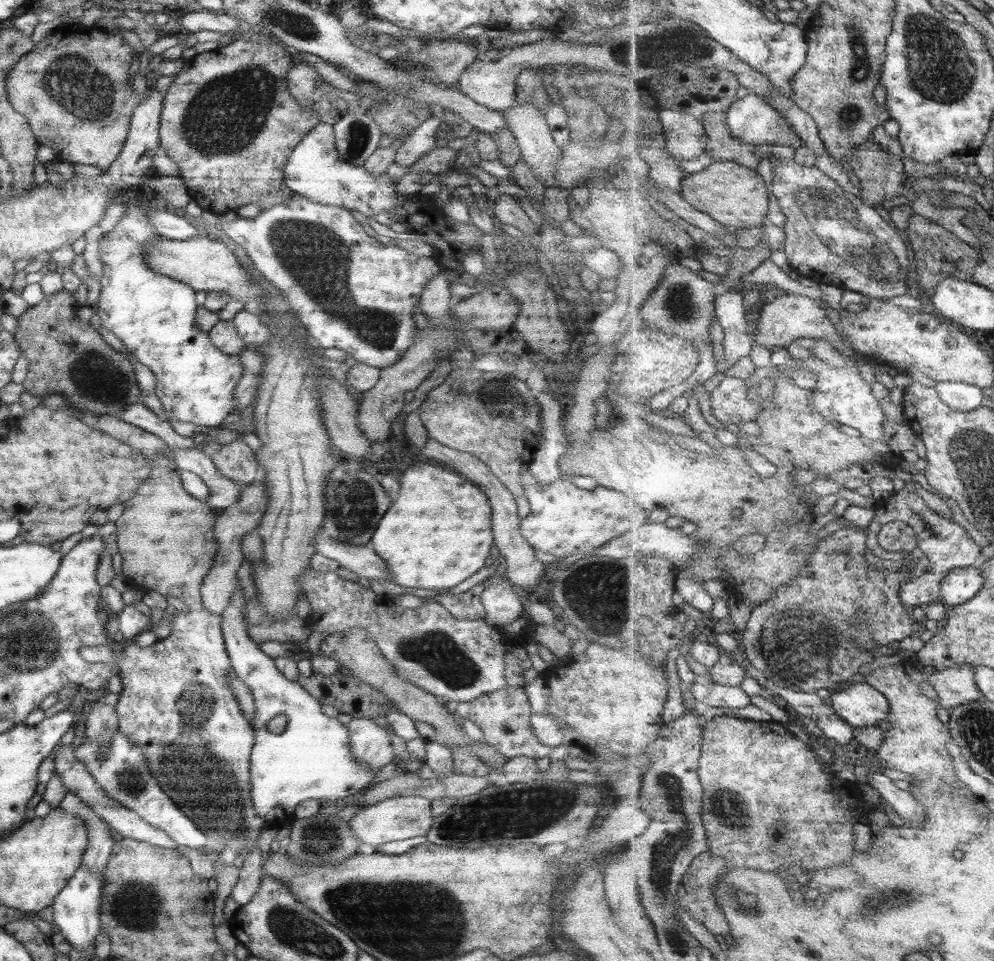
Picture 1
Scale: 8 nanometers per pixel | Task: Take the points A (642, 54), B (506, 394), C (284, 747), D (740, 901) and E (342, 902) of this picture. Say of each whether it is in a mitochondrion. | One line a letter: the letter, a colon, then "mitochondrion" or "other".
A: mitochondrion
B: mitochondrion
C: other
D: mitochondrion
E: mitochondrion

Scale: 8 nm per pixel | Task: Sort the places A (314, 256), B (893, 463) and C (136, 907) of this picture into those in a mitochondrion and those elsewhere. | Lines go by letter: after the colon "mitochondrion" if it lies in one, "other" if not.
A: mitochondrion
B: other
C: mitochondrion

